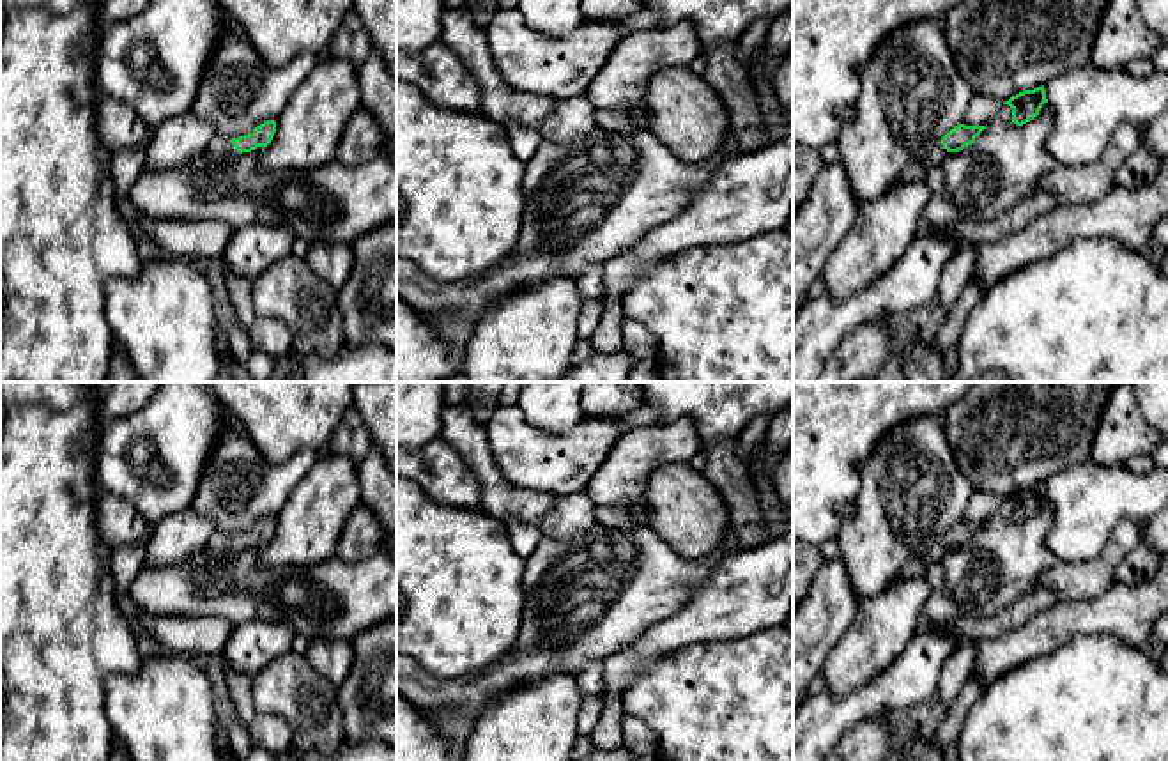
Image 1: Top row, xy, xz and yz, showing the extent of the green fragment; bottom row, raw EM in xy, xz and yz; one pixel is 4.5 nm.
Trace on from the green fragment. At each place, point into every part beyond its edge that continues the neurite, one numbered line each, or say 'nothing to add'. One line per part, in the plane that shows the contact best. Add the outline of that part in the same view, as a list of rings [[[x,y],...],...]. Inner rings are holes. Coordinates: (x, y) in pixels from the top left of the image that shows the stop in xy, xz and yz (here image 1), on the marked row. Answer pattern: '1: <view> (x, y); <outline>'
1: xy (220, 147); [[[216,135],[209,143],[209,154],[214,159],[225,159],[225,161],[235,161],[239,158],[239,152],[235,147],[223,136]]]

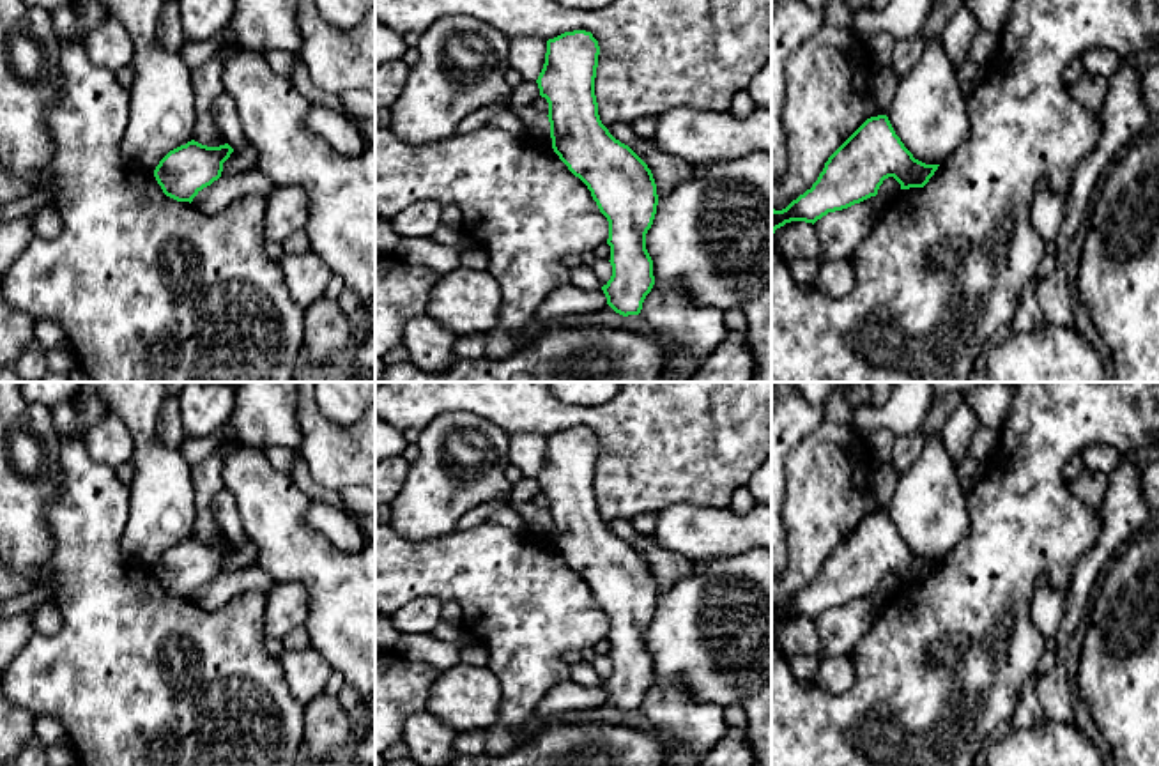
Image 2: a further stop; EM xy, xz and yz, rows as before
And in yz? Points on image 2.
nothing to add

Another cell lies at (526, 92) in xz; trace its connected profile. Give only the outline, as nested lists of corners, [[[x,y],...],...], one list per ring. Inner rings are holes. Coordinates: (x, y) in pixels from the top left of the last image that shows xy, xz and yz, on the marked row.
[[[522,81],[511,90],[511,106],[515,110],[529,108],[531,103],[540,96],[538,83]]]

